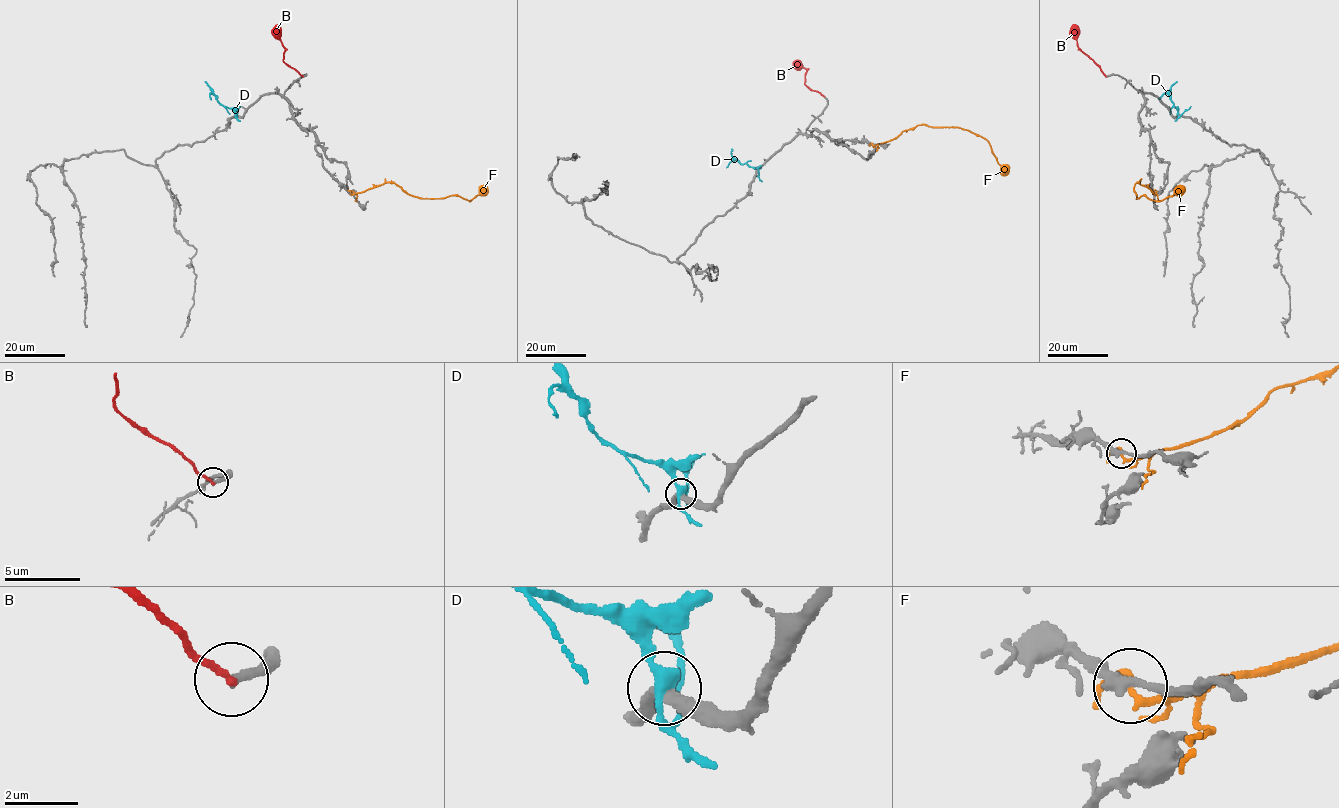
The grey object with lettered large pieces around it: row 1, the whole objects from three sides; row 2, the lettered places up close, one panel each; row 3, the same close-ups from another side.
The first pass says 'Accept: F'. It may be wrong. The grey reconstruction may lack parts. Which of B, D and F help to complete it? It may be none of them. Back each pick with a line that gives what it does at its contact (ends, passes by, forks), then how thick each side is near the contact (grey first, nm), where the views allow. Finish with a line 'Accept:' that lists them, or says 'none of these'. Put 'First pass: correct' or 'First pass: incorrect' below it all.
Accept: none of these
First pass: incorrect

